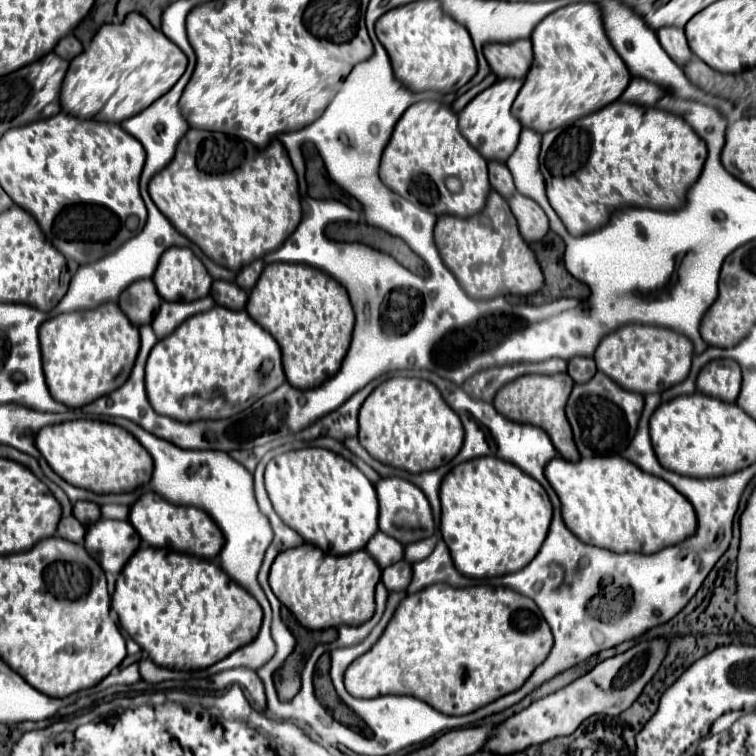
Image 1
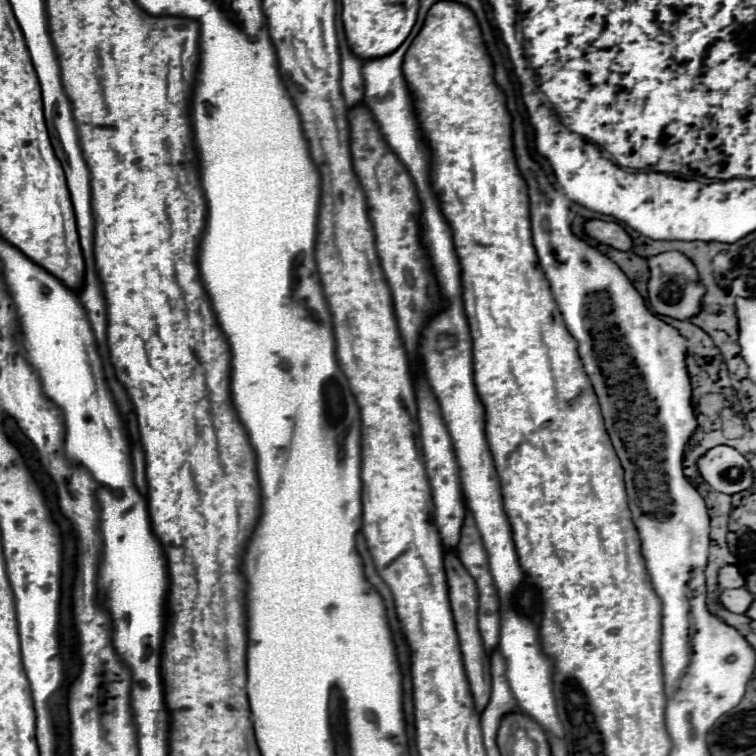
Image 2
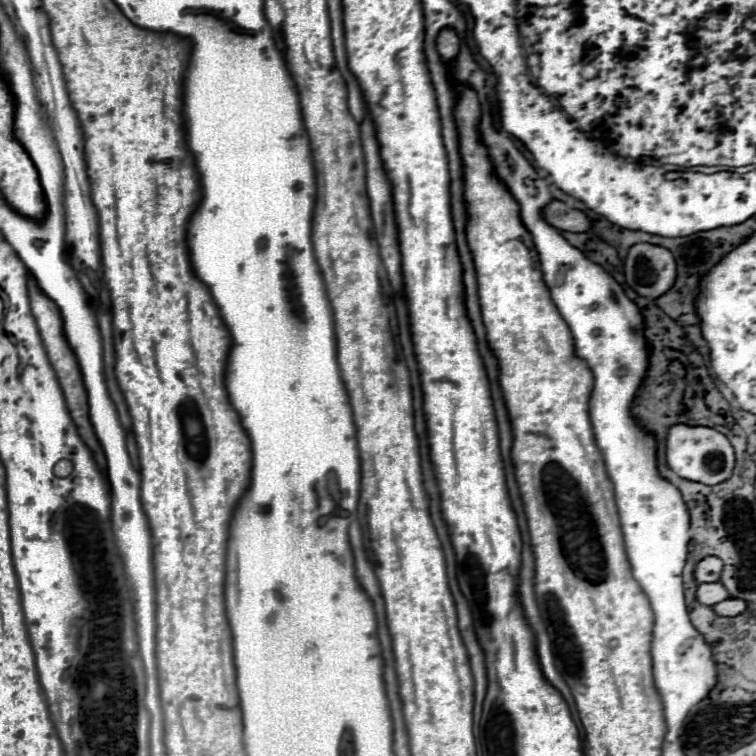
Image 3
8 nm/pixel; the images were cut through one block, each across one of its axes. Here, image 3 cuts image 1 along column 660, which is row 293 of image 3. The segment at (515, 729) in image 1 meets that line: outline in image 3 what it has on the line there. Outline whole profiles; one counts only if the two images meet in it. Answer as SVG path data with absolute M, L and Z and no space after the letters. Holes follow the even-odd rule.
M648 242L630 246L622 270L626 284L646 298L662 296L670 290L676 278L676 262L672 252Z

